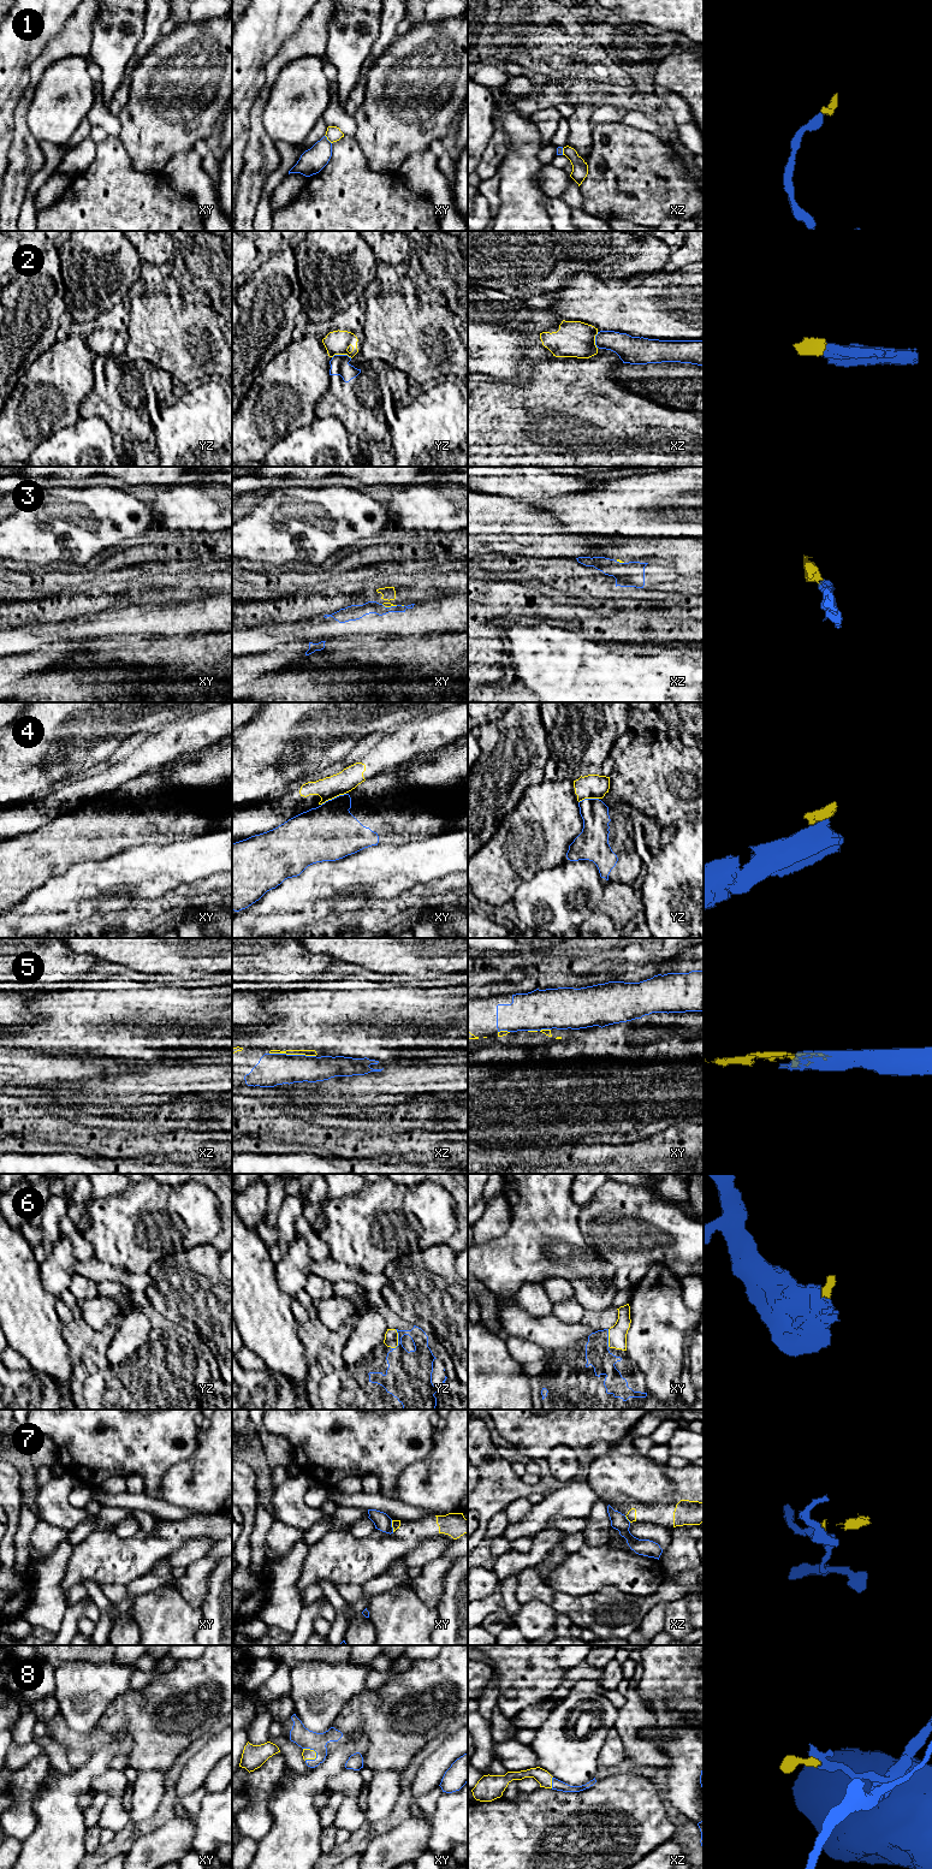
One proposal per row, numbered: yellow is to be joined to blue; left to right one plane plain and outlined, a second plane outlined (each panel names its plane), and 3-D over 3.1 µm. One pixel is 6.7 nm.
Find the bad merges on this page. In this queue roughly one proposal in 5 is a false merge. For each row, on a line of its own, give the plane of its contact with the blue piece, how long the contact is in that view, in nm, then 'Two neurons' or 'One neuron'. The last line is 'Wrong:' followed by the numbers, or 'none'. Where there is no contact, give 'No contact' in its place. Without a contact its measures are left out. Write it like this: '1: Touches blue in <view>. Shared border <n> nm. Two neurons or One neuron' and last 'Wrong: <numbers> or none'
1: Touches blue in xy. Shared border 80 nm. One neuron
2: Touches blue in yz. Shared border 140 nm. Two neurons
3: Touches blue in xy. Shared border 110 nm. Two neurons
4: Touches blue in xy. Shared border 190 nm. Two neurons
5: Touches blue in xz. Shared border 320 nm. One neuron
6: Touches blue in yz. Shared border 140 nm. One neuron
7: Touches blue in xz. Shared border 60 nm. Two neurons
8: Touches blue in xy. Shared border 120 nm. One neuron
Wrong: 2, 3, 4, 7

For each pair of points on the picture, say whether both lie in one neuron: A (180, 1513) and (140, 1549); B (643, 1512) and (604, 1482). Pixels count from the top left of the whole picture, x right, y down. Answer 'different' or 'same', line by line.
A: different
B: different

